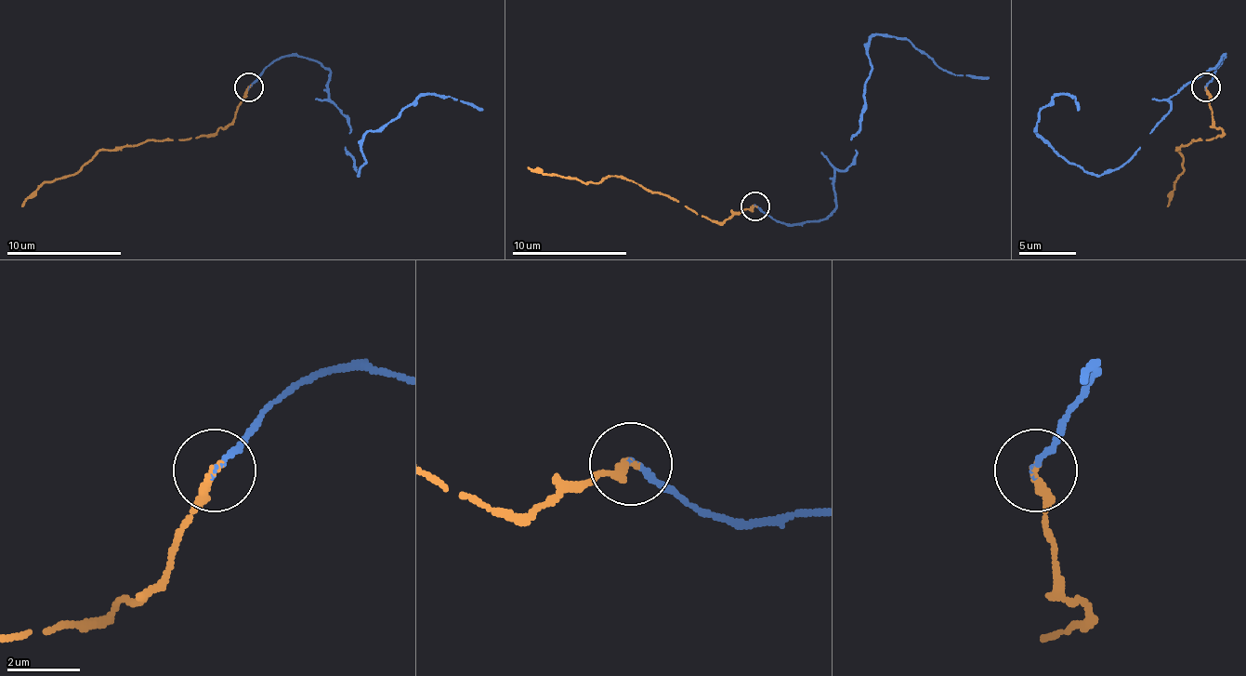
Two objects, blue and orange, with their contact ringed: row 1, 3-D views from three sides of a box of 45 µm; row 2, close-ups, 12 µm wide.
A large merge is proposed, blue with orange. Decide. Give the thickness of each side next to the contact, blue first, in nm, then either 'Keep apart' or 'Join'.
Thickness 130 nm (blue) against 240 nm. Join

